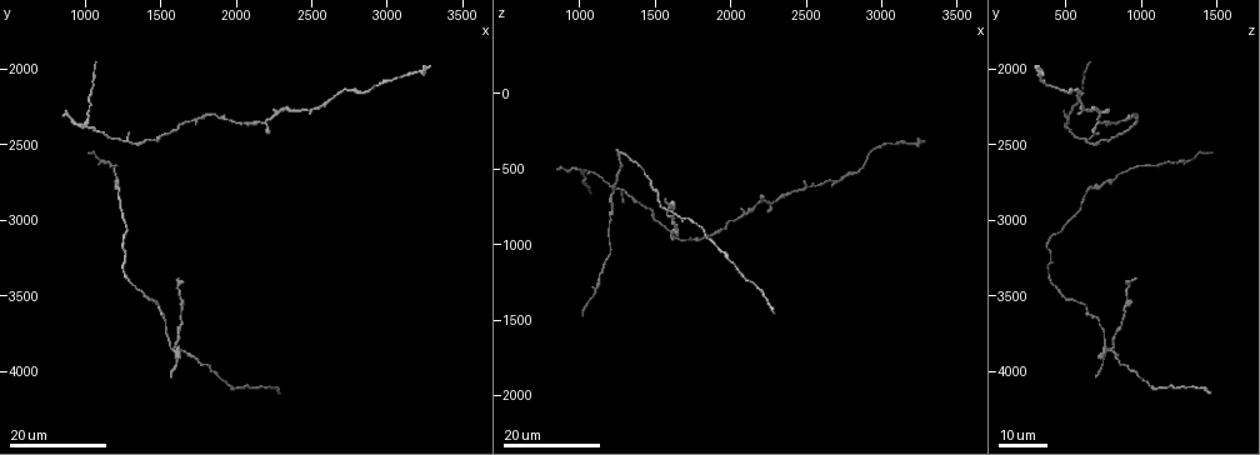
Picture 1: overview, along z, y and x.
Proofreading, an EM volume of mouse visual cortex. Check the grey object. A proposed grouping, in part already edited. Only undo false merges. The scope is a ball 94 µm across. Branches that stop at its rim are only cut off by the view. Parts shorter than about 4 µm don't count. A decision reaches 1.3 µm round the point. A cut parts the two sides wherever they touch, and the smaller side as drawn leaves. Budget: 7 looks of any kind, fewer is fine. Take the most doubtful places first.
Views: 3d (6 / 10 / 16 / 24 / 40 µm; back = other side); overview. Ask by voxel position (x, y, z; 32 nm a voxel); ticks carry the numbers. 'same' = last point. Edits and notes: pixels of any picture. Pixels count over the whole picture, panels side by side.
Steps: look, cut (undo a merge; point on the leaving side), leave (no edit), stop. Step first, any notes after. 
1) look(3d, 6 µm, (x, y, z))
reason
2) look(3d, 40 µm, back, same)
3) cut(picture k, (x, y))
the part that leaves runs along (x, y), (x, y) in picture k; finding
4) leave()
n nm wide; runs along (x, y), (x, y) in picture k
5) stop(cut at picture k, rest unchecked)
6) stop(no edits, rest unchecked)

look(3d, 16 µm, (1580, 3860, 760))
four-way junction

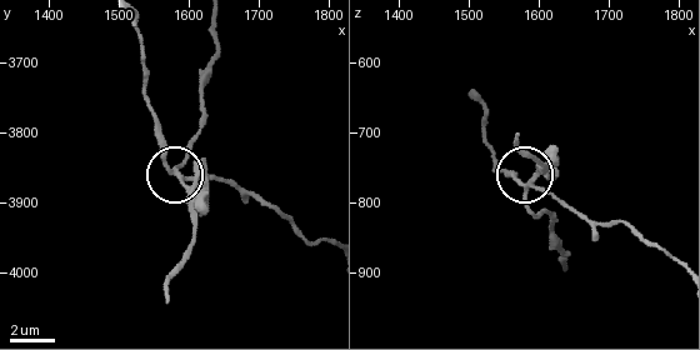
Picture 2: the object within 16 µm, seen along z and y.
look(3d, 6 µm, (1580, 3855, 775))
zoom in

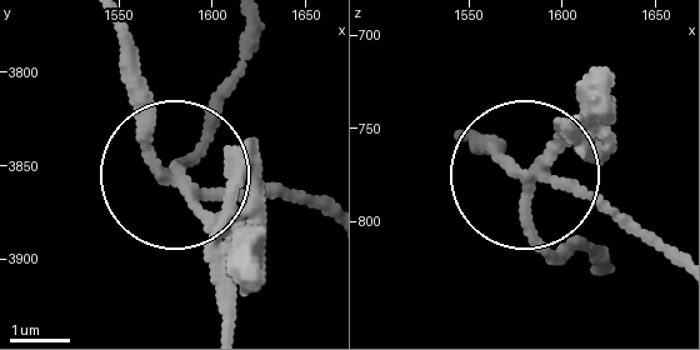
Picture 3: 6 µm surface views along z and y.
cut(picture 3, (576, 143))
4 arms; the part that leaves runs along (538, 174), (533, 229), (588, 269) in picture 3; a second neuron is stuck on

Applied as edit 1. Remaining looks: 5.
look(3d, 24 µm, (1000, 2360, 500))

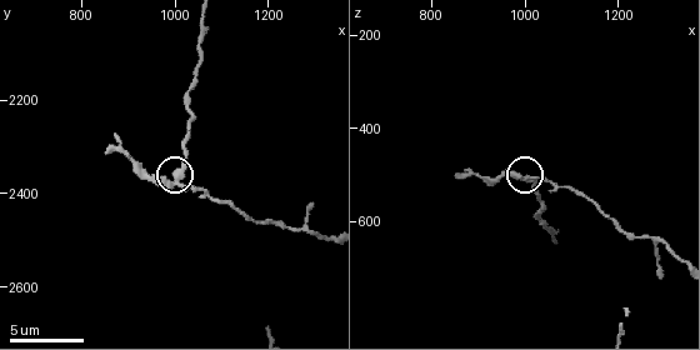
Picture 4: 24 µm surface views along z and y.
look(3d, 6 µm, (1010, 2360, 510))

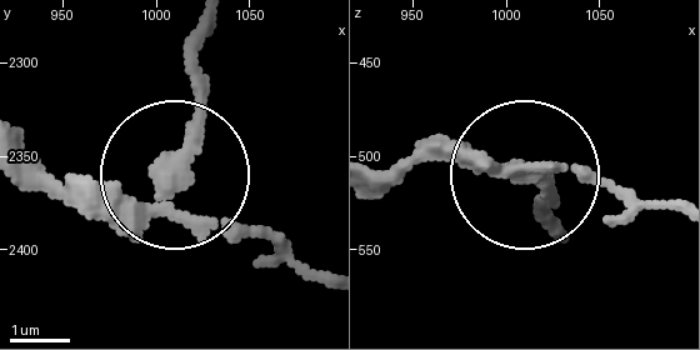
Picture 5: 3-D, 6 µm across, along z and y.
cut(picture 5, (193, 123))
300 nm wide; the part that leaves runs along (168, 203), (201, 29) in picture 5; a second neuron is stuck on

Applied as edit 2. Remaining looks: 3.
look(overview)

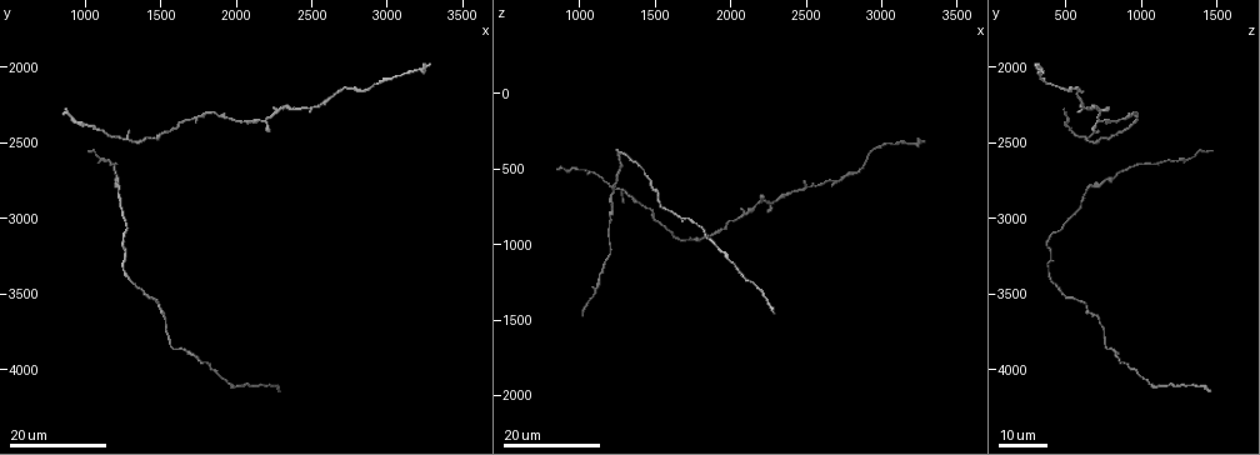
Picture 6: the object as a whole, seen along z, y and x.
look(3d, 24 µm, (2500, 2260, 640))
side arm on a straight run

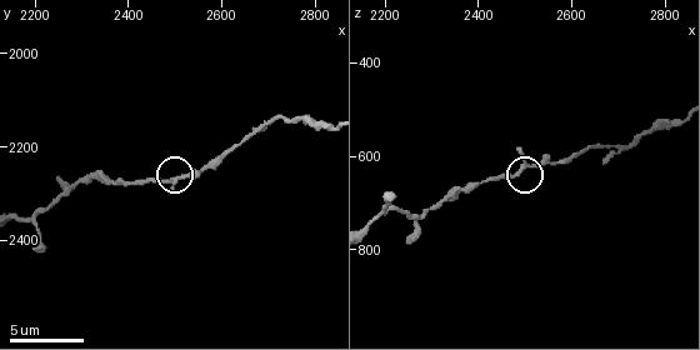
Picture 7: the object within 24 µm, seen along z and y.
look(3d, 10 µm, (2510, 2265, 620))

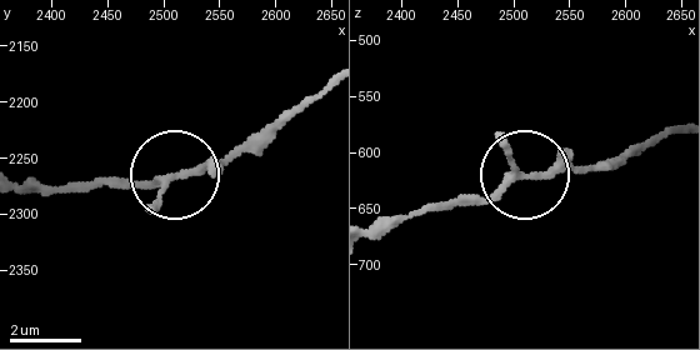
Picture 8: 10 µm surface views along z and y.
leave()
180 nm wide; runs along (373, 238), (426, 210), (498, 199), (534, 175), (611, 165) in picture 8; continuous, no second neuron

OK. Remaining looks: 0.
stop(cut at picture 3, cut at picture 5, rest unchecked)

